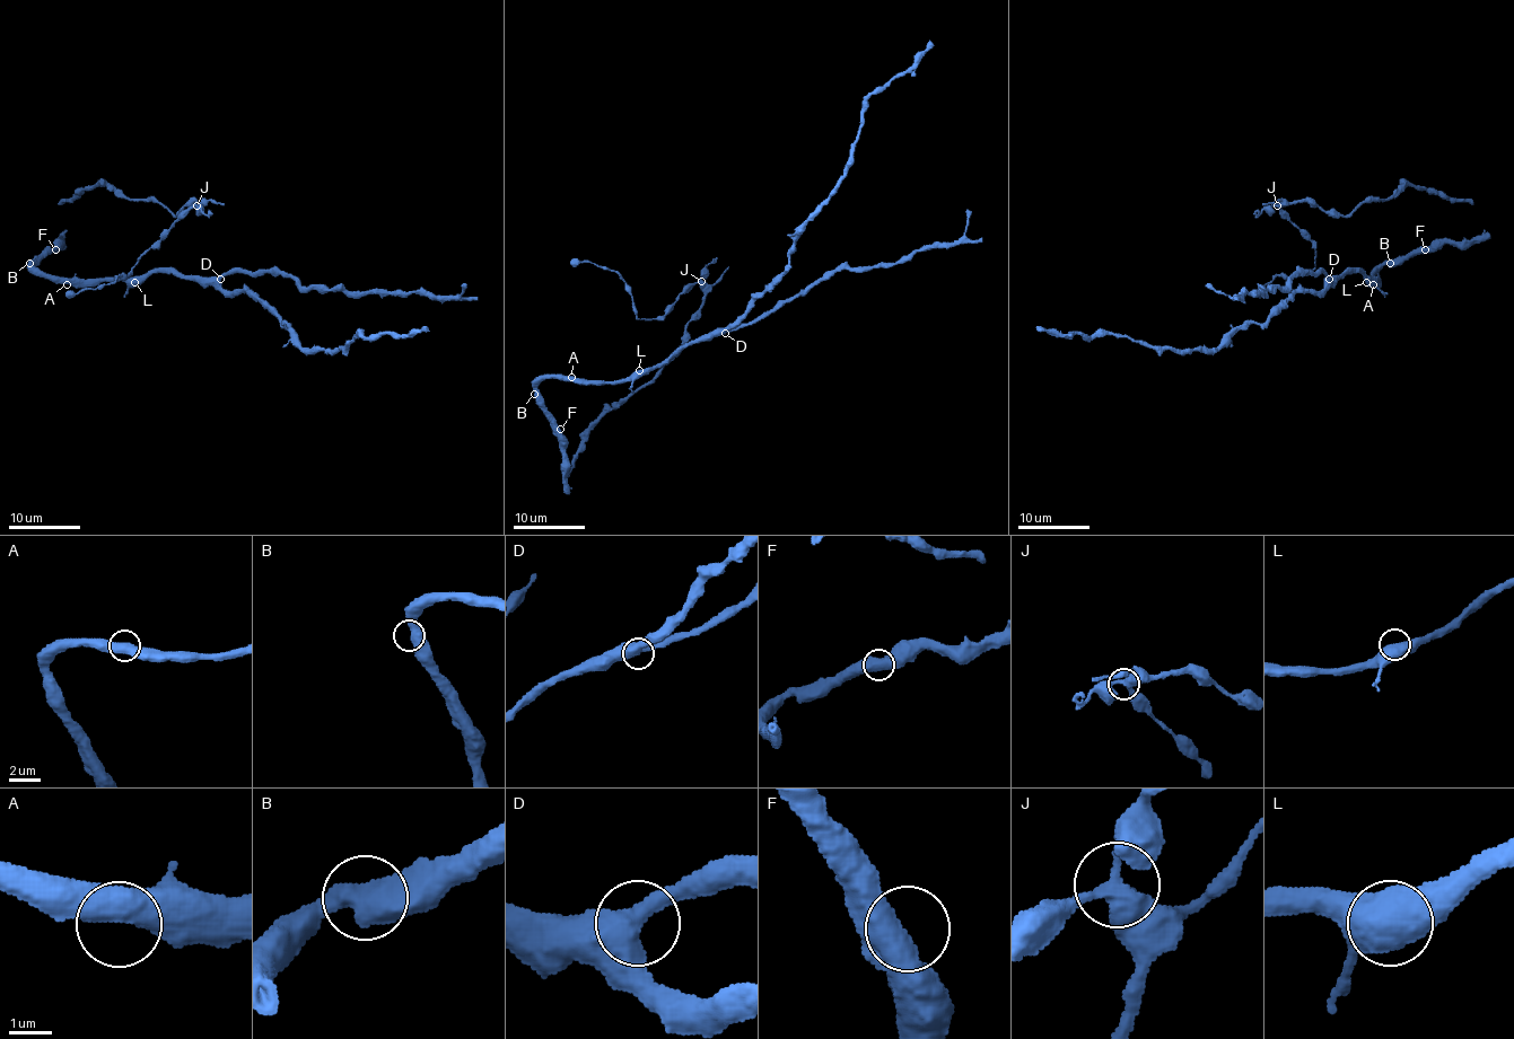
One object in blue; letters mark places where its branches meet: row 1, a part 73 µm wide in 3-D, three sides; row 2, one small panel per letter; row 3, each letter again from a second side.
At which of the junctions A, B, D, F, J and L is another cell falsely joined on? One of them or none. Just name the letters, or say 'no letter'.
J

